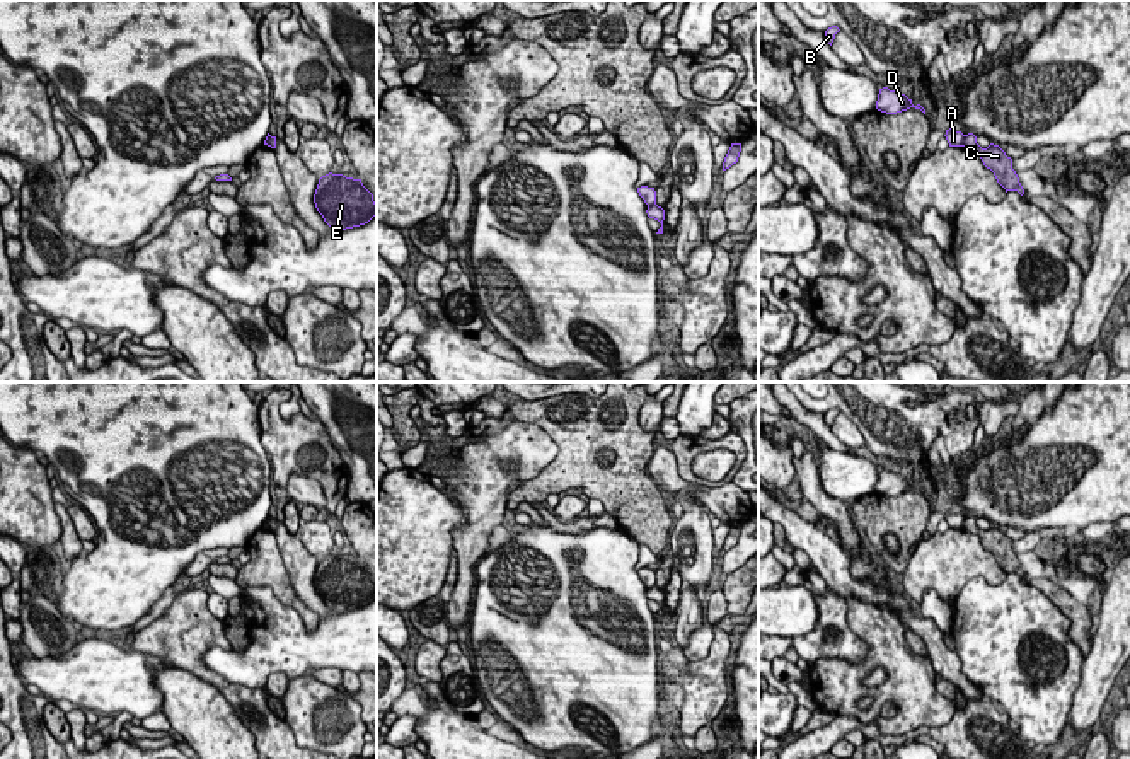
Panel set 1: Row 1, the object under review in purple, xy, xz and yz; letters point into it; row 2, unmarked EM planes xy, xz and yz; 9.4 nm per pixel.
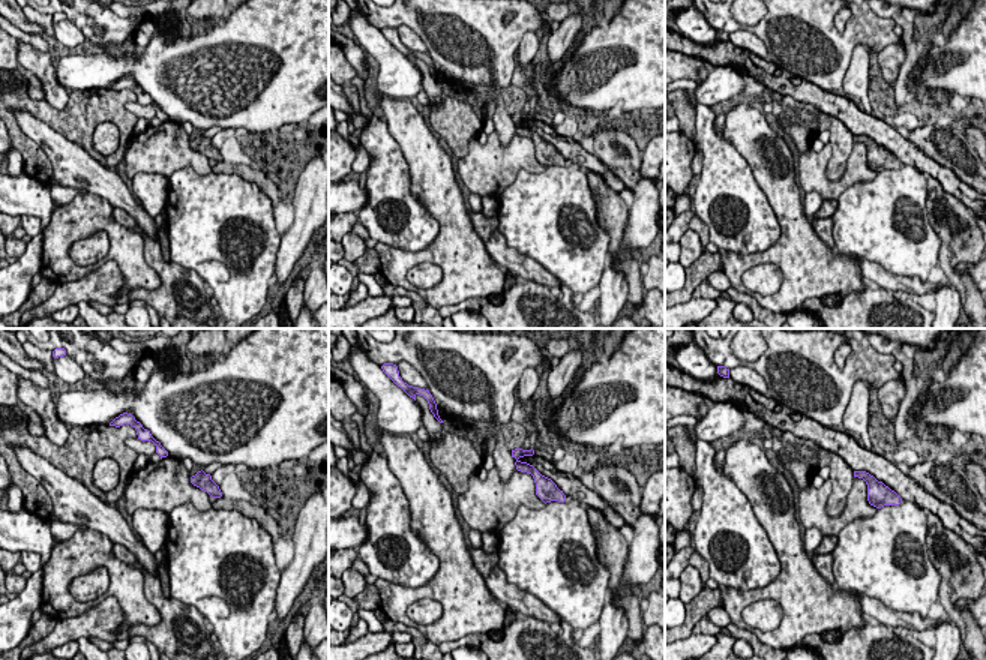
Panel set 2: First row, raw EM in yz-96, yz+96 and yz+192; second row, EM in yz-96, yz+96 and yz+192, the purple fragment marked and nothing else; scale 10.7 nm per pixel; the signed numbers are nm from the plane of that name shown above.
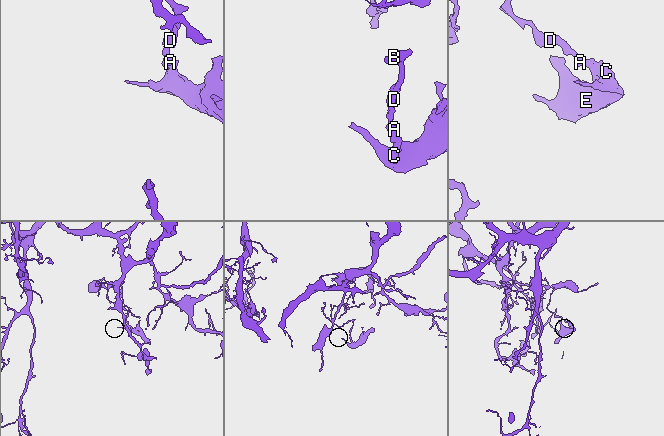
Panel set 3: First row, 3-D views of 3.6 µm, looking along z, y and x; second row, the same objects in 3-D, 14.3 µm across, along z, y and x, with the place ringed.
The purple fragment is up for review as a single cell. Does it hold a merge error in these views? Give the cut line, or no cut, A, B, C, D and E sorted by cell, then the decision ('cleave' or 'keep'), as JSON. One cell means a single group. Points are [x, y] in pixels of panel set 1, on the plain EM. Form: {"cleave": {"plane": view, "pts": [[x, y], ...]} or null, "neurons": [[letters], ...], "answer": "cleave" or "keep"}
{"cleave": {"plane": "yz", "pts": [[965, 517], [960, 527]]}, "neurons": [["A", "B", "D"], ["C", "E"]], "answer": "cleave"}

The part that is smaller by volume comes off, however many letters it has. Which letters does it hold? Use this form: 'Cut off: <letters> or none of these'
Cut off: C, E

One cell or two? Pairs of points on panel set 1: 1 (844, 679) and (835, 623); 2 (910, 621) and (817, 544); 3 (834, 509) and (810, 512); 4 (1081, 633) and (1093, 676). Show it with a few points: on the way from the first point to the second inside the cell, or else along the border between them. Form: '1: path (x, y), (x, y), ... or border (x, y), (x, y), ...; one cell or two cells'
1: border (870, 645), (861, 662), (818, 659), (812, 666); two cells
2: path (887, 597), (856, 589), (837, 570); one cell
3: border (805, 498), (830, 522), (830, 533); two cells
4: border (1091, 642), (1091, 650), (1084, 659); two cells

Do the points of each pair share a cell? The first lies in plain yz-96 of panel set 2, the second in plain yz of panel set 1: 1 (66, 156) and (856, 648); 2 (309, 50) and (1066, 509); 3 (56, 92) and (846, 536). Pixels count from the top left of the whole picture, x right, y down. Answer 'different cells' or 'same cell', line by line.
1: different cells
2: same cell
3: same cell

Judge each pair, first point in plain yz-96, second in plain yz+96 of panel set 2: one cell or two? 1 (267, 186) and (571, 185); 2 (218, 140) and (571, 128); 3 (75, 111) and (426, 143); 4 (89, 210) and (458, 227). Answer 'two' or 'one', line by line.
1: two
2: one
3: two
4: one

